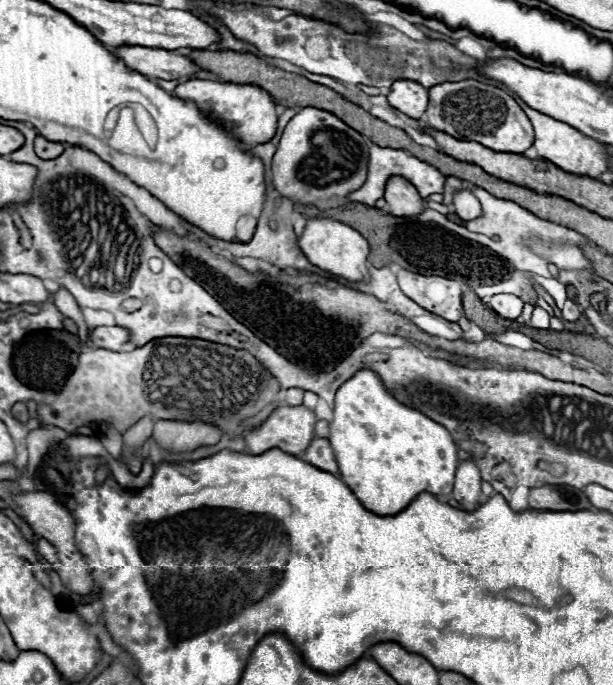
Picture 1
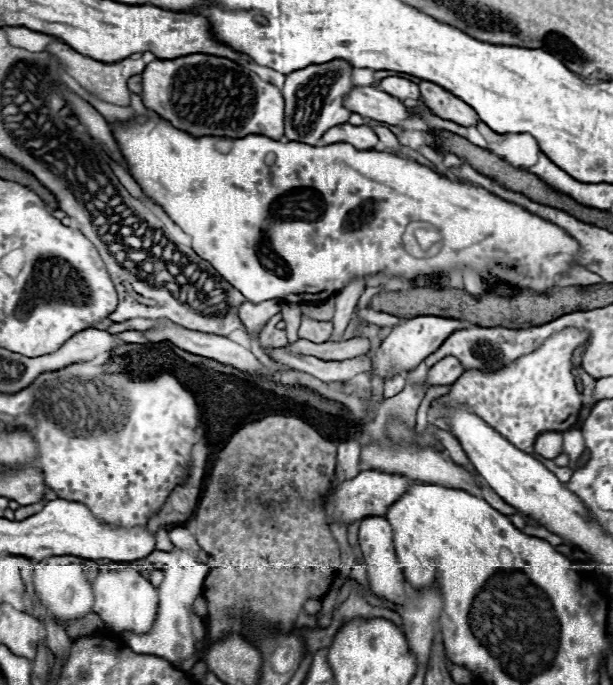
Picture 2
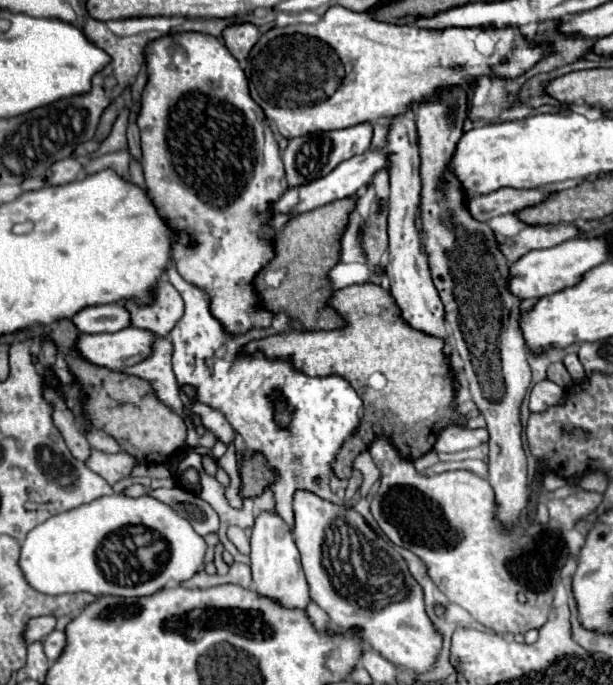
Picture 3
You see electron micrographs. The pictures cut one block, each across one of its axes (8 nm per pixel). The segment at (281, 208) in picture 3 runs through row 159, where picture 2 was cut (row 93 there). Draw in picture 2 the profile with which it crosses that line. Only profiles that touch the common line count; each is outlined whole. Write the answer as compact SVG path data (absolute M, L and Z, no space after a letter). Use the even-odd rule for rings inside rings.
M372 86L354 88L346 96L346 106L364 118L372 118L390 126L400 126L402 120L412 118L410 108L404 106L404 102Z

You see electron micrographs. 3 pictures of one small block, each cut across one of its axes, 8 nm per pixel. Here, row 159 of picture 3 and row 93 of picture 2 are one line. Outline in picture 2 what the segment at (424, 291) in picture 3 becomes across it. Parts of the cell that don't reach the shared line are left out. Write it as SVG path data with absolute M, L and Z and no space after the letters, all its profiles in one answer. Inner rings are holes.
M388 76L388 78L384 78L380 82L380 90L388 92L390 96L396 96L402 102L412 102L412 100L420 98L418 84L406 80L406 78L400 78L400 76Z

